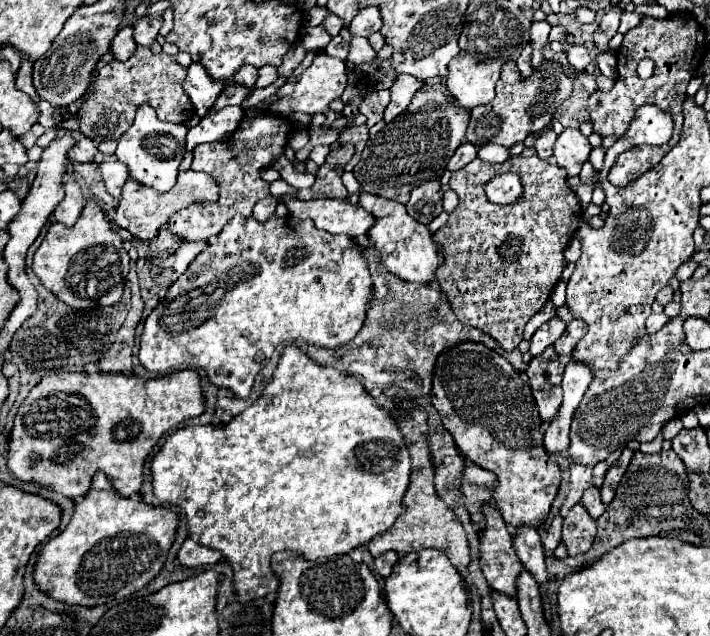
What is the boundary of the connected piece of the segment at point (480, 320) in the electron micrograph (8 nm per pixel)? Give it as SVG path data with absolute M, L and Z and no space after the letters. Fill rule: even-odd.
M524 148L520 156L510 156L502 164L486 164L480 158L468 166L452 172L450 188L458 194L458 206L450 214L448 222L432 236L440 246L444 262L436 268L436 282L446 294L456 318L462 324L470 324L486 334L490 334L504 352L512 352L522 342L522 332L526 322L550 300L554 286L560 282L566 268L564 250L574 238L580 220L582 206L576 192L566 184L568 172L556 166L554 158L540 160L534 148ZM514 172L522 180L522 196L512 204L494 204L486 198L484 186L488 180Z

